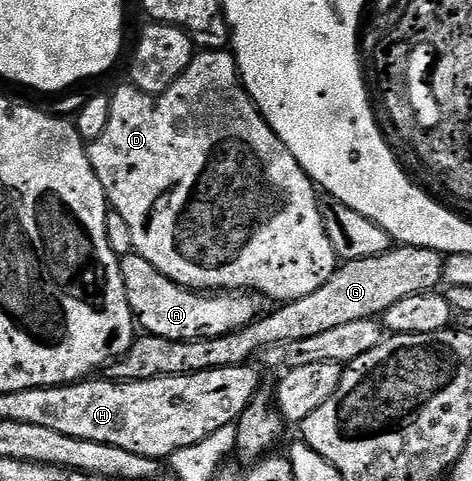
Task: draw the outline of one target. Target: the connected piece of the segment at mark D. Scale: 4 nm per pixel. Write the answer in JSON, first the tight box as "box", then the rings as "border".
{"box":[87,51,341,302],"border":[[[196,51],[195,57],[189,62],[187,69],[159,96],[150,96],[148,92],[143,92],[134,86],[126,87],[127,88],[119,88],[116,92],[112,91],[110,93],[111,109],[109,110],[109,122],[105,126],[105,134],[101,134],[101,138],[90,141],[87,153],[91,159],[93,170],[105,190],[108,205],[110,205],[117,214],[121,214],[121,218],[125,218],[125,223],[129,225],[129,234],[133,234],[133,246],[135,247],[137,255],[145,258],[145,262],[153,262],[153,266],[157,266],[157,270],[161,270],[161,274],[165,274],[165,278],[169,278],[173,283],[181,285],[182,288],[190,288],[192,290],[250,290],[252,293],[258,294],[268,301],[275,300],[271,302],[286,302],[296,300],[297,298],[305,298],[305,294],[313,294],[313,290],[318,290],[320,286],[325,286],[325,282],[329,282],[329,278],[335,273],[341,261],[333,250],[333,242],[329,242],[329,234],[325,234],[325,226],[323,225],[323,219],[321,218],[321,212],[319,210],[321,203],[320,193],[317,191],[316,184],[307,177],[305,170],[297,162],[297,158],[293,158],[293,154],[289,154],[289,150],[283,145],[281,138],[277,138],[274,130],[267,125],[267,119],[260,114],[259,108],[252,102],[251,95],[247,93],[246,88],[243,87],[239,79],[239,68],[236,66],[234,55],[232,55],[230,51]]]}

